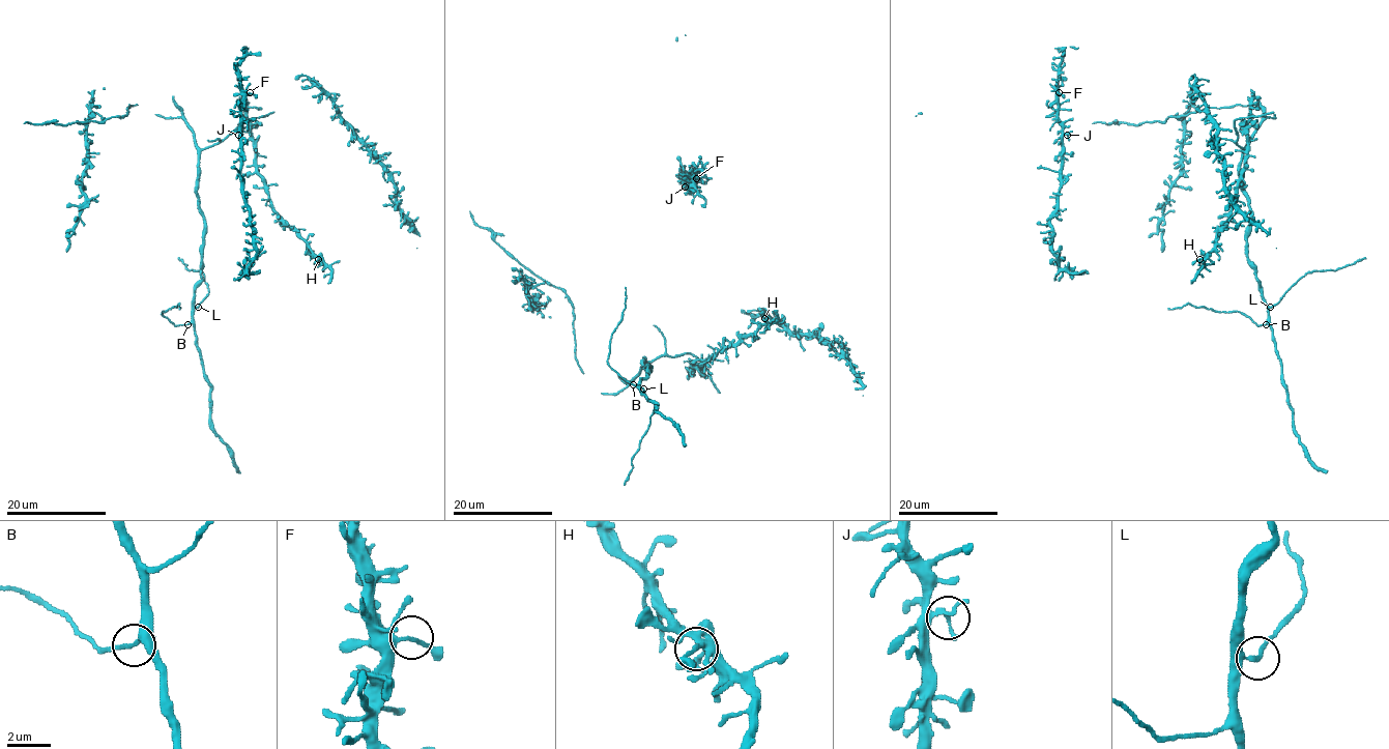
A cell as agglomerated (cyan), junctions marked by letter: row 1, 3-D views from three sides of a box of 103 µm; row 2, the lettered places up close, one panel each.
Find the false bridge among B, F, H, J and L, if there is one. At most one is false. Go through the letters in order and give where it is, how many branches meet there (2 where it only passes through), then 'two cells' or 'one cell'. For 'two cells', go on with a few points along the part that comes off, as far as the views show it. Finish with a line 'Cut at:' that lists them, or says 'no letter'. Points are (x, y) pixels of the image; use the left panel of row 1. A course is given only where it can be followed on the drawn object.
B: at (187, 324); 2 branches meet; one cell
F: at (250, 92); 2 branches meet; one cell
H: at (318, 259); 2 branches meet; one cell
J: at (238, 135); 2 branches meet; one cell
L: at (198, 307); 2 branches meet; one cell
Cut at: no letter

